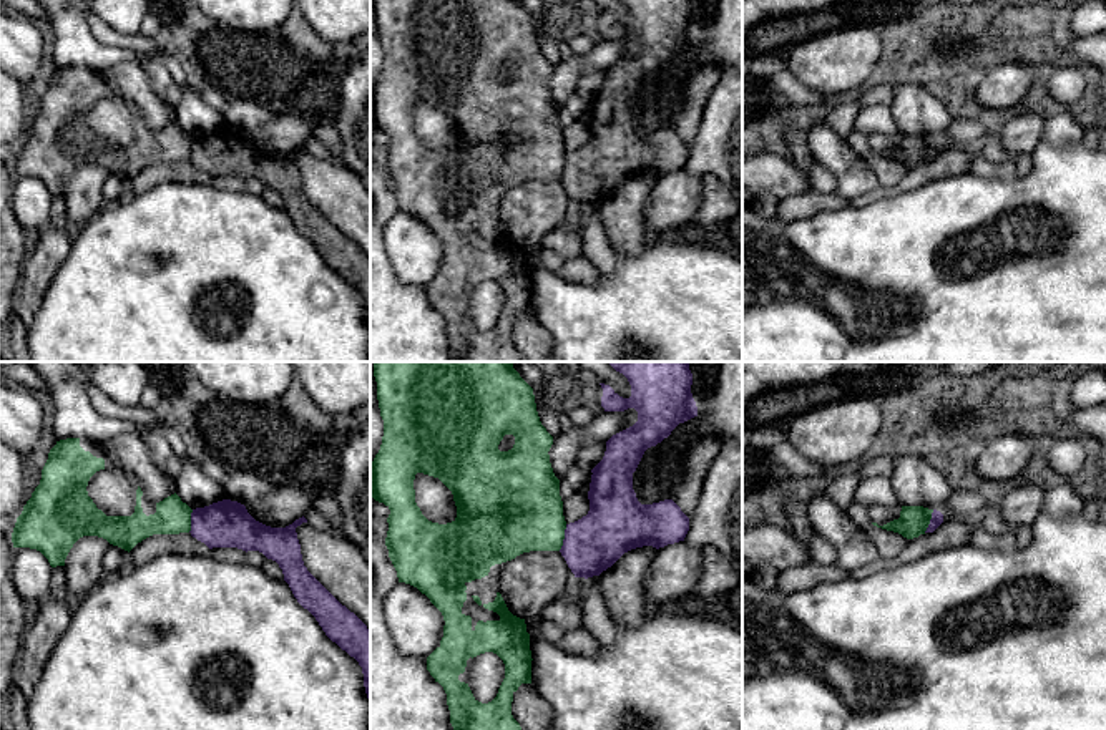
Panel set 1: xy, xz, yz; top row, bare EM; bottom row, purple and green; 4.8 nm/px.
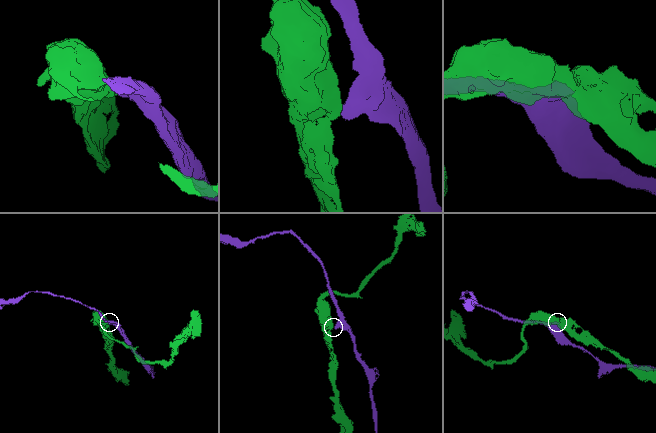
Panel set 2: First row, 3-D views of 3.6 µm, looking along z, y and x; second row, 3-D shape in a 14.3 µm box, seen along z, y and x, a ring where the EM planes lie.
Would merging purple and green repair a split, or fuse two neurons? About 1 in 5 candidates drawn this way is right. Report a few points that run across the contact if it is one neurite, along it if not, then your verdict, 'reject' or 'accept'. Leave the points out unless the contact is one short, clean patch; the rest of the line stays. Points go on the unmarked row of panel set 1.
line xz (567, 153), (563, 173), (558, 178); reject

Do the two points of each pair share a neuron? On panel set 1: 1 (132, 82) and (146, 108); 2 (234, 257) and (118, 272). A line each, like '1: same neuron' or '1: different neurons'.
1: same neuron
2: same neuron

